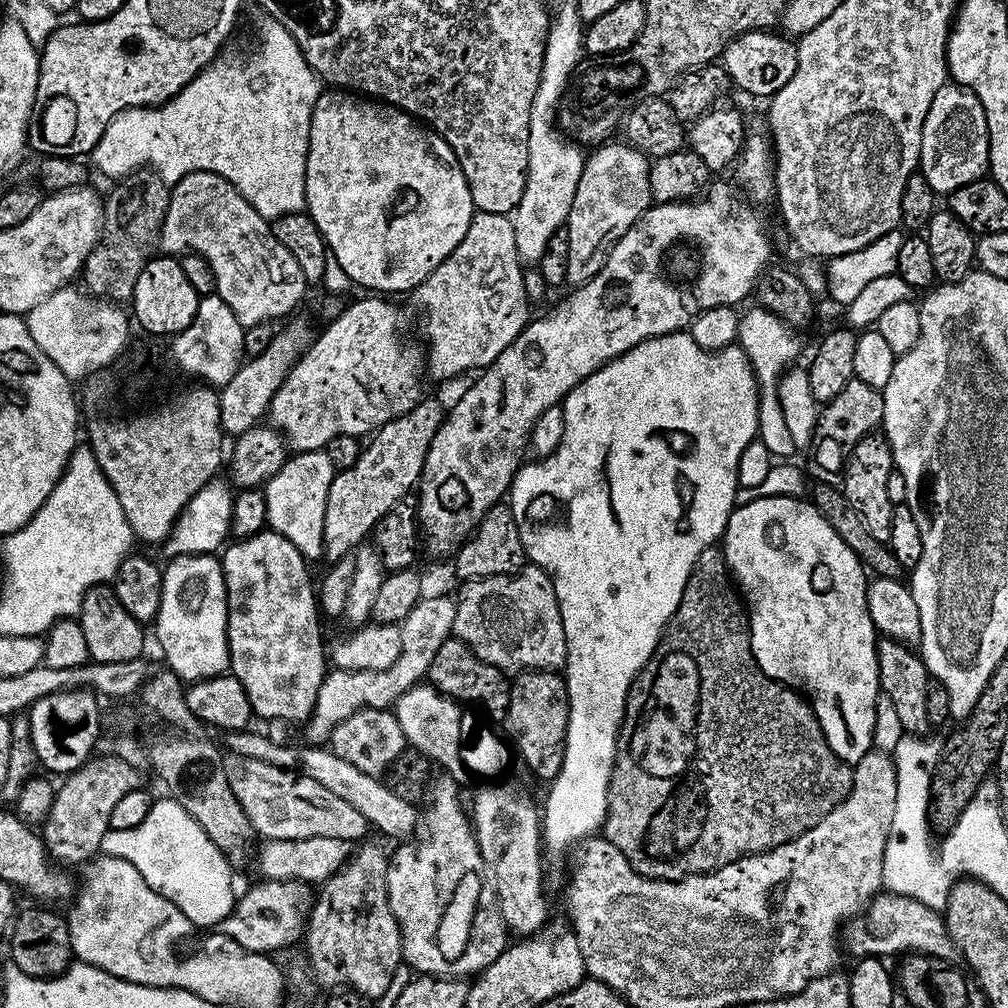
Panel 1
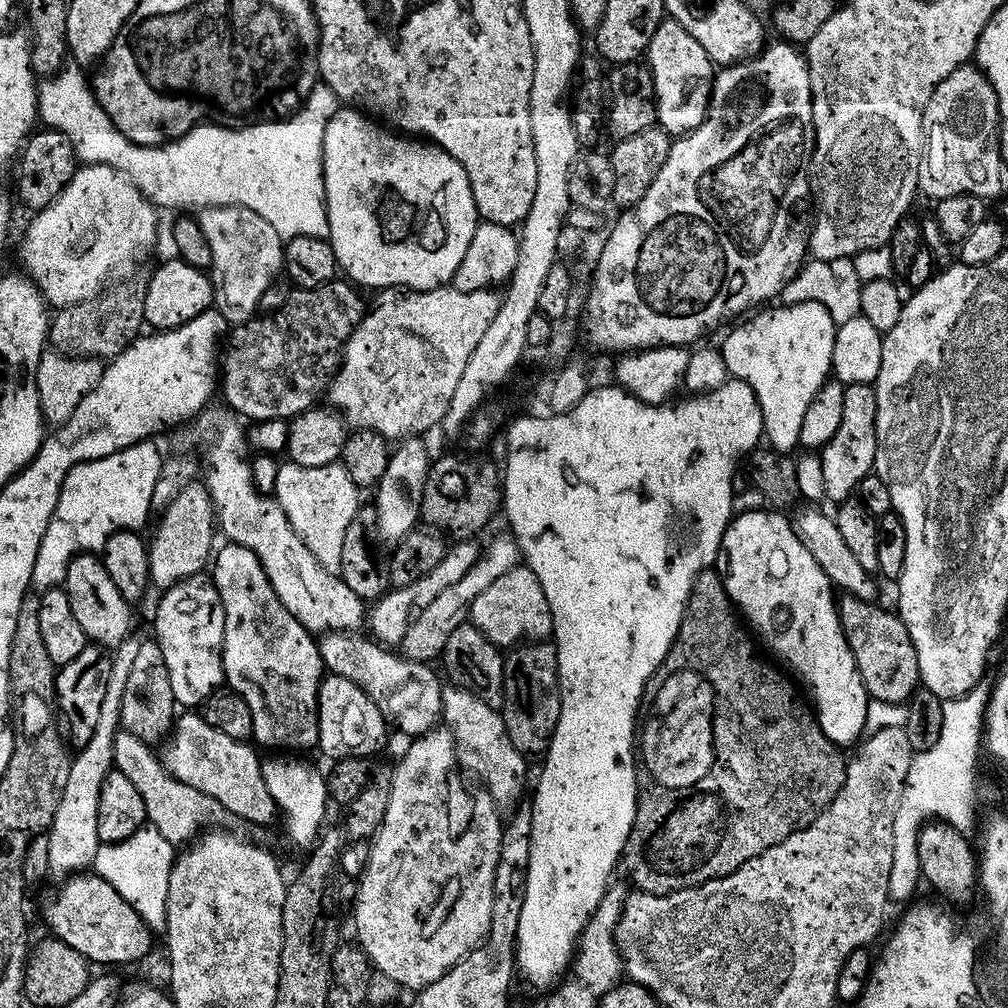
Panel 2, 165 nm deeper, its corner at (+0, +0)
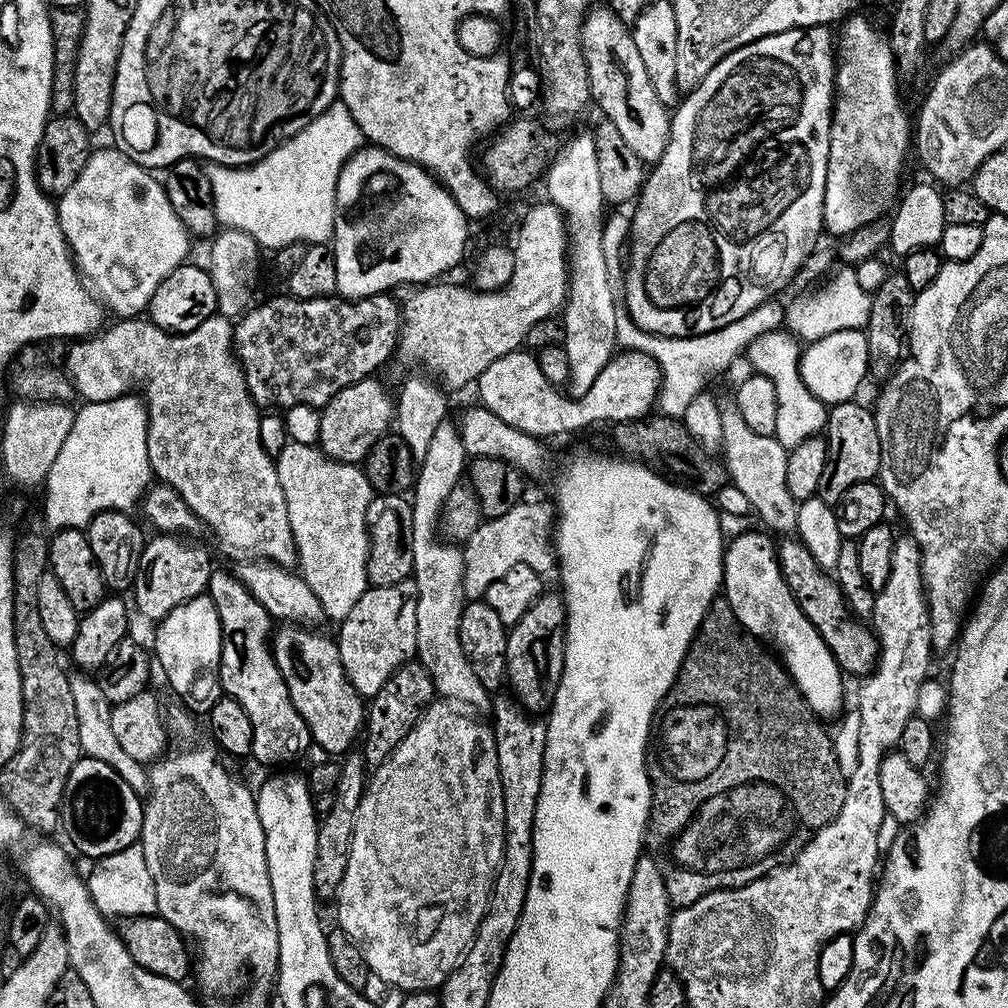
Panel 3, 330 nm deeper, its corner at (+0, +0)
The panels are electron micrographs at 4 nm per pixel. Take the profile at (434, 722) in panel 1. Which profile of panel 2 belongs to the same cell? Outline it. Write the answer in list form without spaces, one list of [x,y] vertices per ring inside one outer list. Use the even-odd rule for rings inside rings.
[[[351,631],[324,632],[318,643],[325,669],[333,676],[341,676],[358,685],[376,703],[385,721],[393,725],[396,723],[408,738],[415,738],[429,731],[441,715],[441,685],[436,685],[431,674],[424,672],[423,663],[409,662],[400,654],[391,656],[387,647],[381,646],[367,635],[362,635]]]

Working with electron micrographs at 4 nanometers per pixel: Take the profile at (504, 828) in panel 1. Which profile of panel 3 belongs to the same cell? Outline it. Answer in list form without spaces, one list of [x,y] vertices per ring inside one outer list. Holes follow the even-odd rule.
[[[451,422],[440,424],[438,430],[434,430],[434,438],[430,438],[430,446],[426,446],[426,458],[418,462],[416,478],[410,489],[410,503],[414,518],[412,576],[416,582],[418,594],[416,611],[418,634],[414,656],[422,666],[426,666],[441,697],[451,698],[453,701],[461,700],[461,702],[456,701],[461,705],[473,704],[476,708],[487,709],[490,704],[489,689],[484,688],[482,682],[478,682],[470,662],[466,662],[466,654],[462,651],[462,638],[458,638],[460,615],[466,603],[462,586],[464,553],[455,543],[438,535],[440,512],[444,509],[450,490],[455,484],[461,483],[463,476],[460,475],[463,472],[465,475],[468,459],[469,455],[464,449],[459,427]]]

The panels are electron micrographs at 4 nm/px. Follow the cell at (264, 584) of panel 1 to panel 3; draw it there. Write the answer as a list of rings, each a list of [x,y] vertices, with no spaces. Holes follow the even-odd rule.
[[[213,571],[208,580],[206,595],[218,610],[222,630],[221,689],[242,702],[242,710],[246,710],[246,714],[250,714],[250,722],[254,722],[251,759],[260,764],[291,765],[288,764],[291,760],[307,753],[312,744],[312,736],[308,733],[302,714],[294,710],[294,702],[290,702],[286,682],[272,657],[270,633],[273,631],[274,621],[258,602],[258,598],[254,598],[254,594],[250,594],[248,587],[240,581],[239,575],[232,573],[231,576],[228,572]]]

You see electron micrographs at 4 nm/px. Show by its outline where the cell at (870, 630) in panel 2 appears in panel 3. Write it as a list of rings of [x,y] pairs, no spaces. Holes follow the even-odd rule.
[[[799,538],[781,540],[784,541],[776,544],[776,561],[780,563],[782,578],[786,586],[790,586],[790,594],[794,594],[802,614],[806,614],[806,618],[816,627],[818,634],[834,654],[841,673],[857,678],[869,675],[880,656],[880,643],[876,640],[875,631],[849,612],[835,579],[820,564],[814,562],[810,550],[806,550]]]

